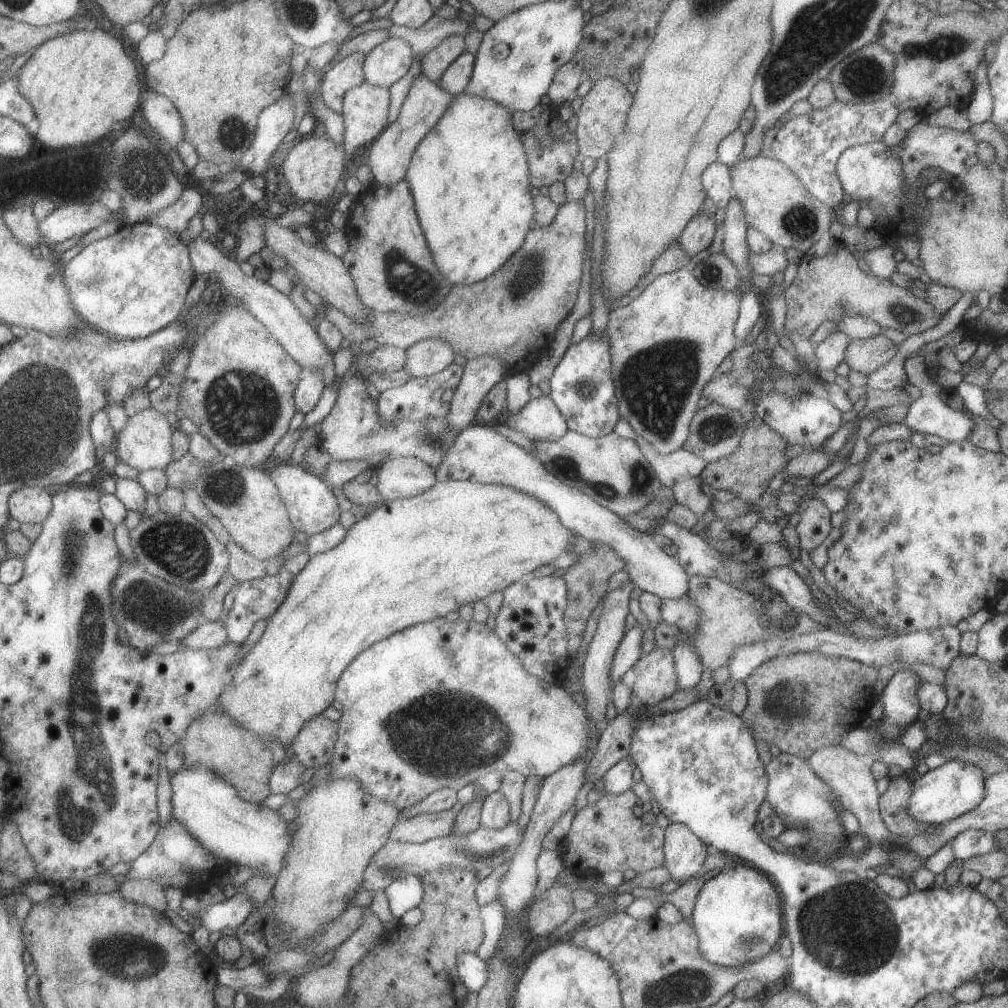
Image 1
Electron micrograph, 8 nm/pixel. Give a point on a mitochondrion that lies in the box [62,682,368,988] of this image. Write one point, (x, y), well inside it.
(134, 964)

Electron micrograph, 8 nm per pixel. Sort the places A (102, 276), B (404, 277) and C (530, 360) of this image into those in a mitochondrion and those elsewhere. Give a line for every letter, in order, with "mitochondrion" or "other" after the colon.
A: mitochondrion
B: mitochondrion
C: other

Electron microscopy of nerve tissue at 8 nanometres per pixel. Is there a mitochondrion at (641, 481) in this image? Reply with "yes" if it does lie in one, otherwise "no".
yes

